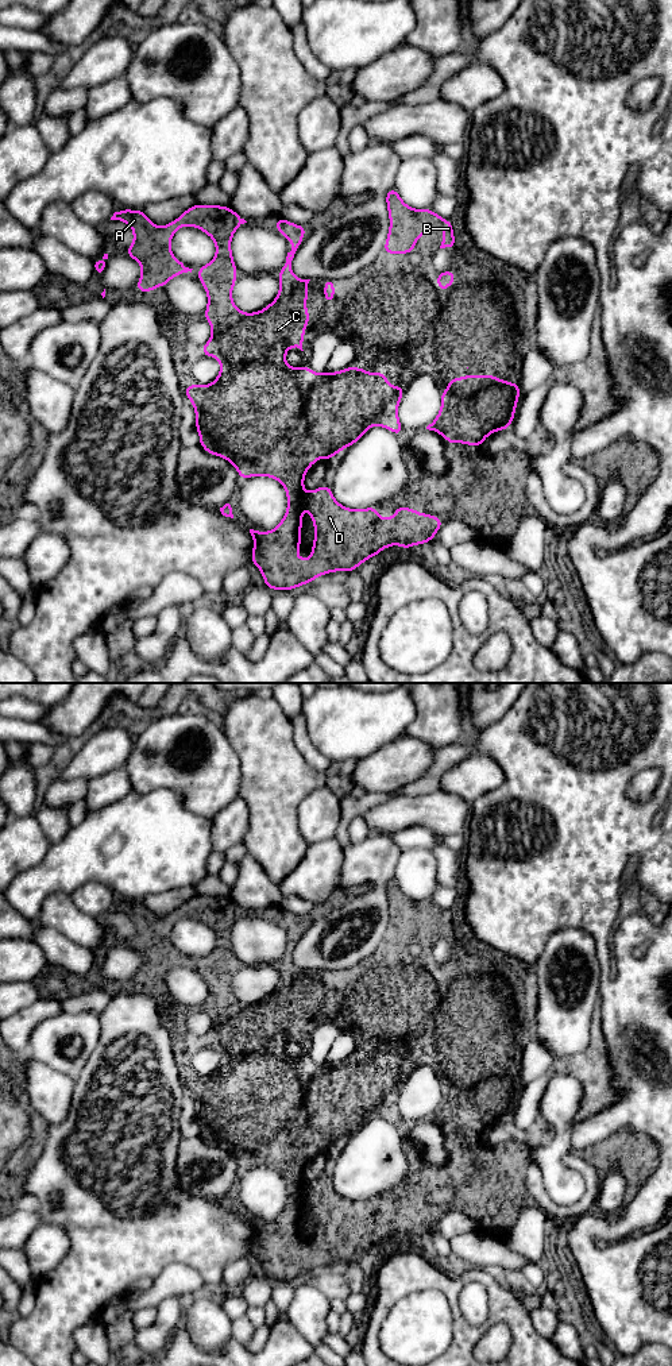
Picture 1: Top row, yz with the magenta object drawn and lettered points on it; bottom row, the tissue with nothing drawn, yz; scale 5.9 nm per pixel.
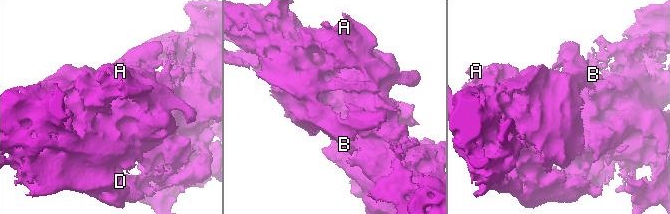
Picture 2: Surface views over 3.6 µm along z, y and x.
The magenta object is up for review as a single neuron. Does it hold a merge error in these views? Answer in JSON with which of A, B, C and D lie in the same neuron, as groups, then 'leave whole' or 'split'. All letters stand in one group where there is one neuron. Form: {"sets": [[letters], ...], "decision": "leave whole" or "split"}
{"sets": [["A", "B", "C", "D"]], "decision": "leave whole"}

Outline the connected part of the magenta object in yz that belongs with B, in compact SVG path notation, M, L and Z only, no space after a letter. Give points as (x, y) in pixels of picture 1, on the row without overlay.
M393 877L386 884L386 895L390 908L389 926L383 938L386 945L410 945L418 929L424 925L444 918L440 939L452 938L455 934L451 911L443 910L429 899L413 900L406 896Z

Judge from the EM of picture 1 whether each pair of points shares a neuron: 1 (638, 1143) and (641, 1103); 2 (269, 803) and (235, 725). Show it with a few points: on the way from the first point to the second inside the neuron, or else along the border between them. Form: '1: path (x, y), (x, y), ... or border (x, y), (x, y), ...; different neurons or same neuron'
1: border (609, 1137), (621, 1130), (641, 1131), (657, 1149); different neurons
2: path (269, 784), (269, 759), (254, 744); same neuron

